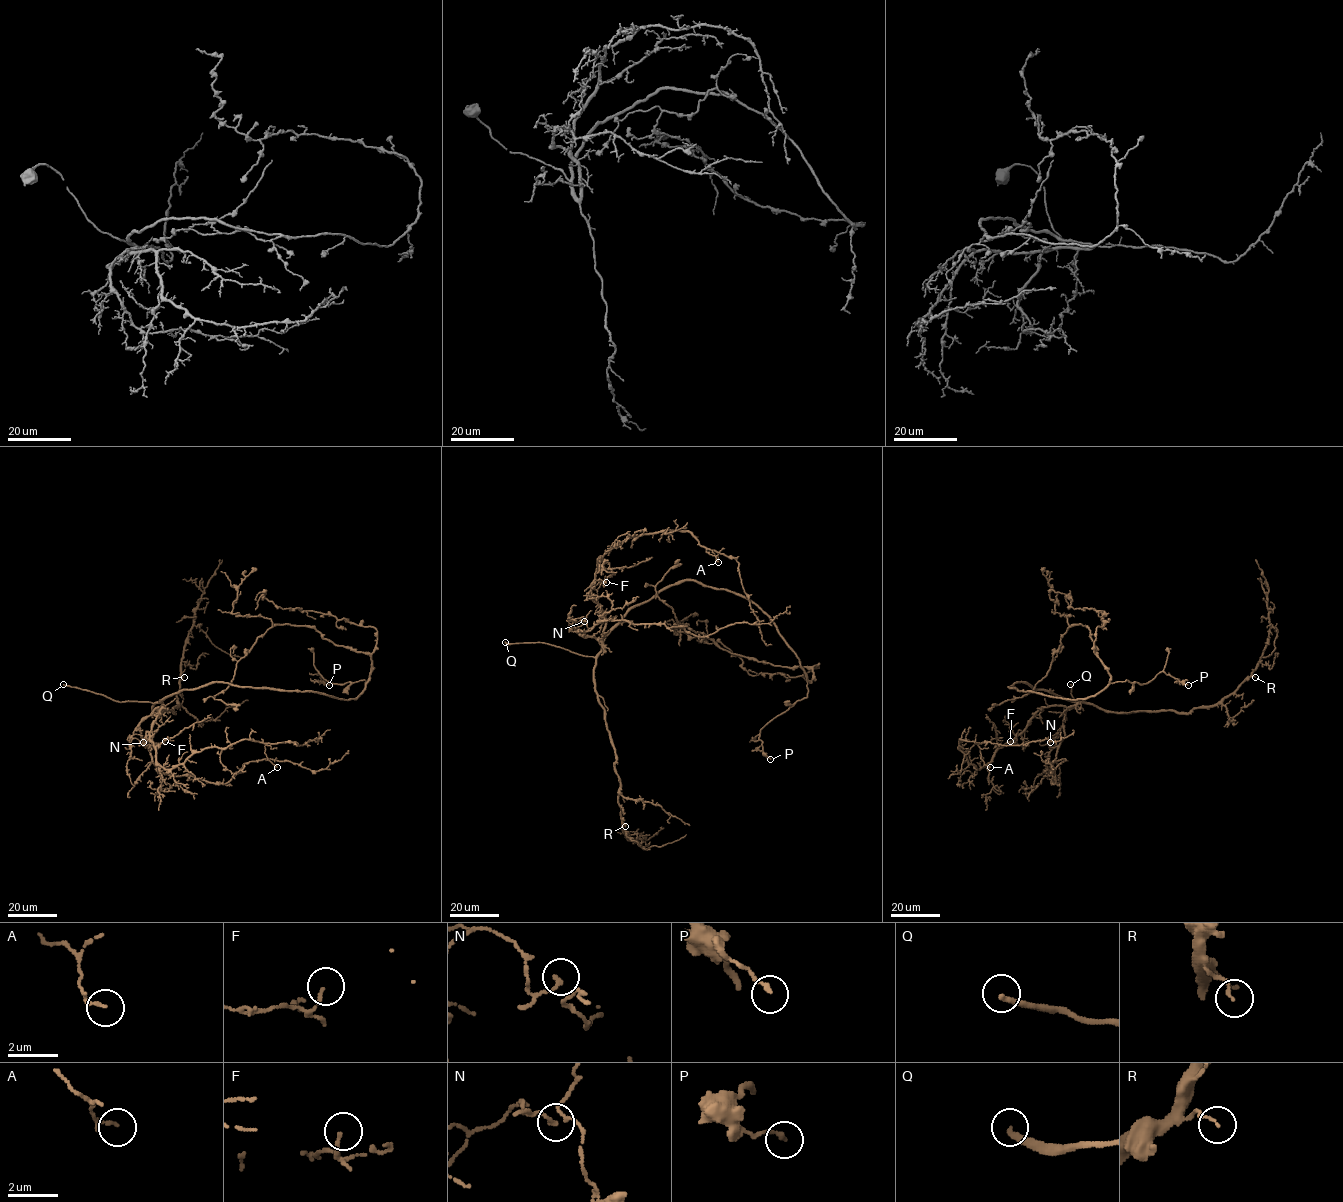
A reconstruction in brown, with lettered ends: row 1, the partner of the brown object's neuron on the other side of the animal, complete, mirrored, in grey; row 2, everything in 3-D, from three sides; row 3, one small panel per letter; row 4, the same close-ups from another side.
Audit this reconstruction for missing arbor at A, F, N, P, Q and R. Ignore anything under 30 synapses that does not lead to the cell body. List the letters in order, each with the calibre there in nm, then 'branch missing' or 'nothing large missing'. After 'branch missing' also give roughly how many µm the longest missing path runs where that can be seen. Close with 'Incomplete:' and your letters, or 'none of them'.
A: calibre 150 nm; nothing large missing
F: calibre 110 nm; nothing large missing
N: calibre 110 nm; nothing large missing
P: calibre 170 nm; nothing large missing
Q: calibre 240 nm; branch missing; missing 15 µm
R: calibre 120 nm; nothing large missing
Incomplete: Q

